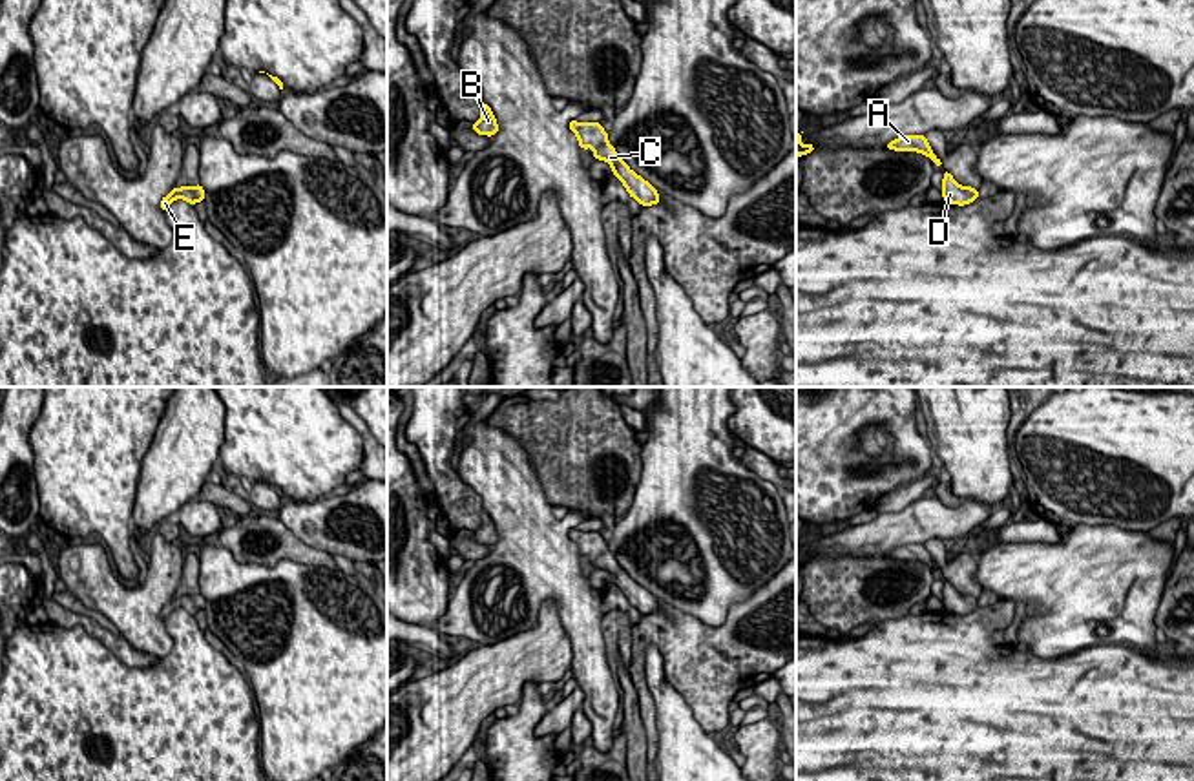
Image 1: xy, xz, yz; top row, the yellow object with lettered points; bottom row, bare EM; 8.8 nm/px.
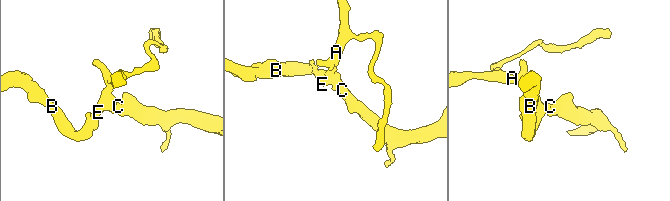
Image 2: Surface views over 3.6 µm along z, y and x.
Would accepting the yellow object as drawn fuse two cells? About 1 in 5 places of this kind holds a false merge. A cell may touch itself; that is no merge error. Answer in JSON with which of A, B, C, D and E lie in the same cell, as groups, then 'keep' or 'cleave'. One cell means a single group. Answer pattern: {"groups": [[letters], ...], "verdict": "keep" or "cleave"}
{"groups": [["A", "B", "C", "D", "E"]], "verdict": "keep"}

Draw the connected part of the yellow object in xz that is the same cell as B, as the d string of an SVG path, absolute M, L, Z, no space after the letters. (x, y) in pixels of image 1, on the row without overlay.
M482 511L480 520L482 520L482 526L477 531L473 531L473 538L478 544L487 544L487 546L497 544L498 533L497 533L497 527L495 527L491 516L486 511Z

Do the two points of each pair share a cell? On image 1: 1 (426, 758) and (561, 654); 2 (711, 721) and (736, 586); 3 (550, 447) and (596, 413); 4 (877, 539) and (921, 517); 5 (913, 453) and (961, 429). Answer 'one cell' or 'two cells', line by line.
1: one cell
2: two cells
3: one cell
4: one cell
5: two cells

